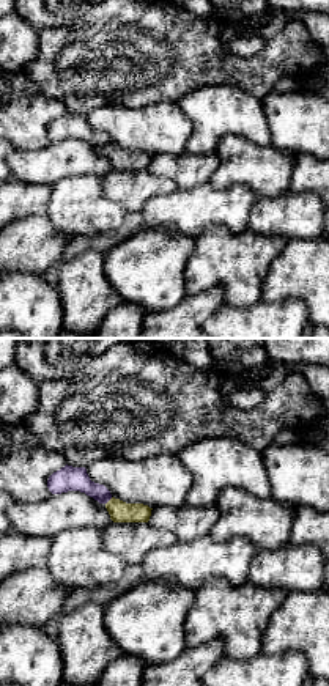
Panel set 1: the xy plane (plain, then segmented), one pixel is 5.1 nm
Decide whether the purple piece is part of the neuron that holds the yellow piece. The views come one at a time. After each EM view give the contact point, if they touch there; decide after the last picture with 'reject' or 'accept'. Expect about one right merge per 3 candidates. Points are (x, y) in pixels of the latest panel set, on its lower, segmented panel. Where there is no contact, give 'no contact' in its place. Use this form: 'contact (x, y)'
contact (109, 501)

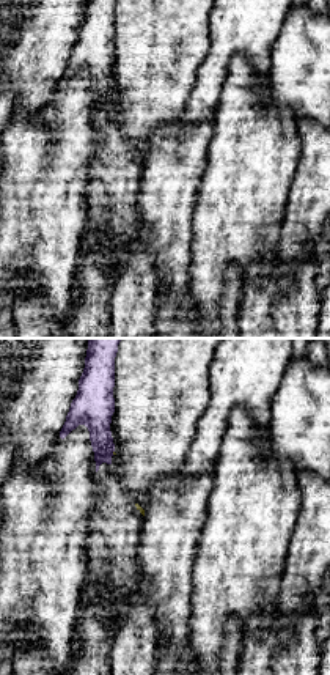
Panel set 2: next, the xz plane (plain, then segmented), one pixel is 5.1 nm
no contact

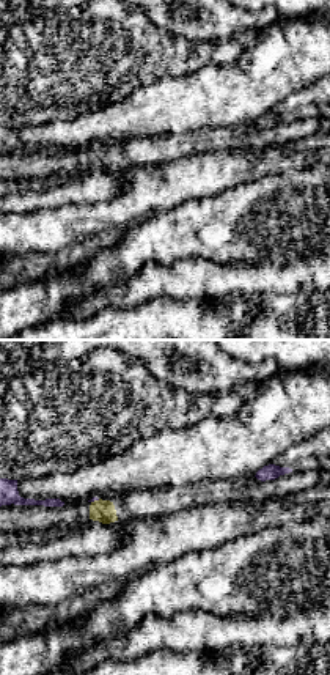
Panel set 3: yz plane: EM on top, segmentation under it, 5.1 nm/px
contact (95, 501)

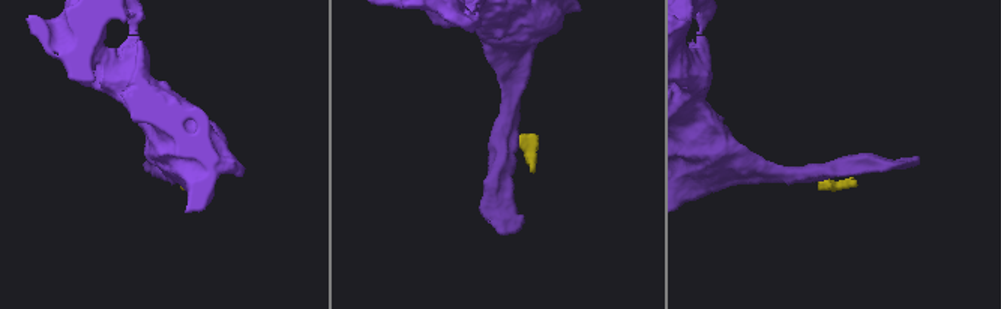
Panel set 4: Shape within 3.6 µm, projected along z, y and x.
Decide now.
reject

